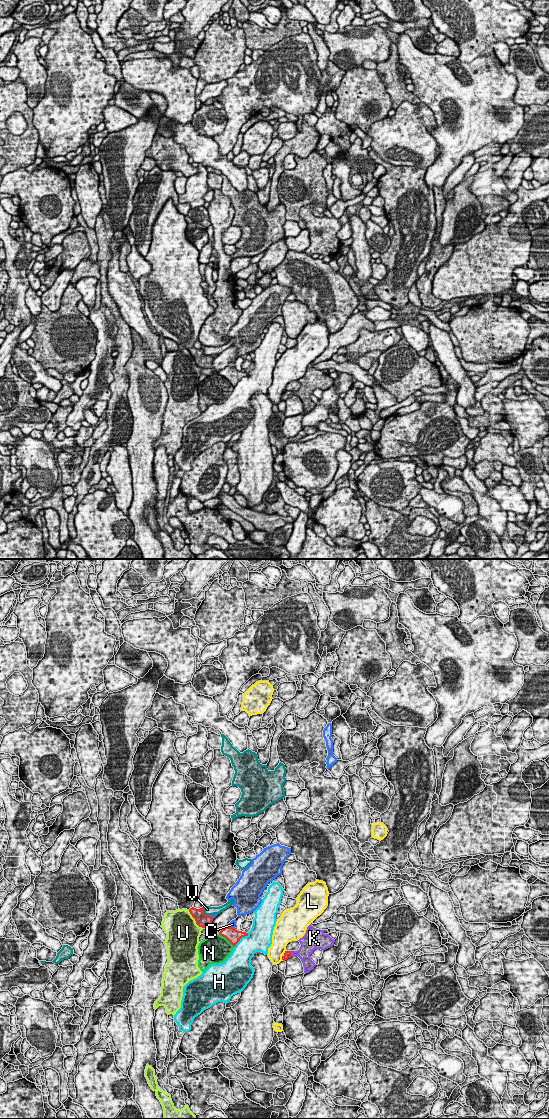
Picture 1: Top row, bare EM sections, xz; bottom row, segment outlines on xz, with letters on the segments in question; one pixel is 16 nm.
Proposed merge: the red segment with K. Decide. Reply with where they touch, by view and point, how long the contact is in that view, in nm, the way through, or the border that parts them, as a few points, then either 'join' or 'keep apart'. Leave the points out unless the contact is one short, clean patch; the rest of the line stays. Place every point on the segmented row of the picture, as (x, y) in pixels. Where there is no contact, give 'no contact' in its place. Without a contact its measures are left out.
meets red in xz at (290, 954); contact 110 nm long; runs through xz (287, 954), (290, 954), (302, 953), (305, 950); join

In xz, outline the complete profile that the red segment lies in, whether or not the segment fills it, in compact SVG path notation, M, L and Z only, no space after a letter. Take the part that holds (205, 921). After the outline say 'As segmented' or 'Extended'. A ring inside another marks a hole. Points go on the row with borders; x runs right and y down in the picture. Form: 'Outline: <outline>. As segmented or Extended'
Outline: M192 907L189 909L189 912L192 915L192 917L195 919L196 924L199 927L202 927L202 928L211 928L212 927L212 921L214 919L214 917L212 917L210 915L205 915L203 907L200 909L196 909L196 908Z. As segmented

